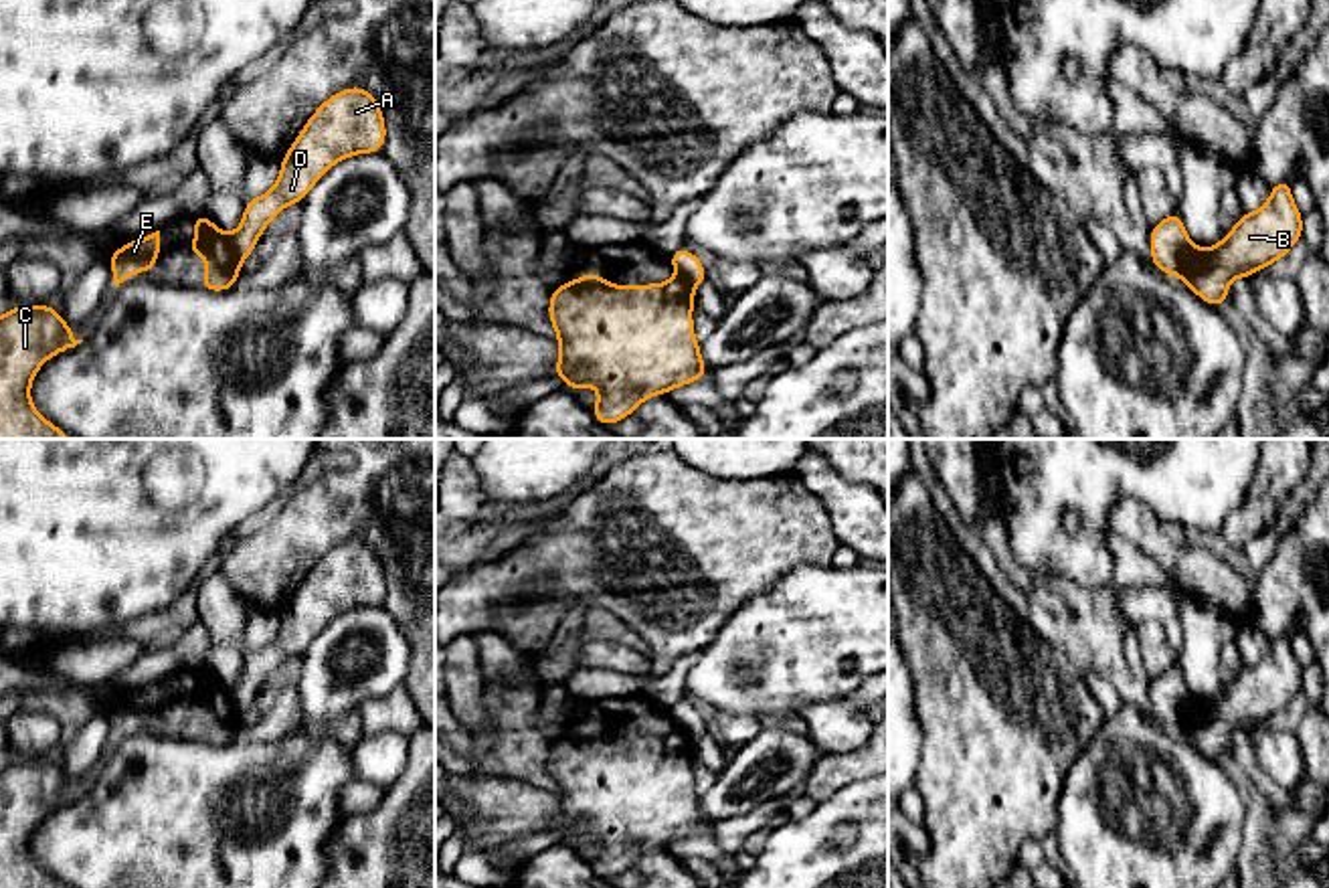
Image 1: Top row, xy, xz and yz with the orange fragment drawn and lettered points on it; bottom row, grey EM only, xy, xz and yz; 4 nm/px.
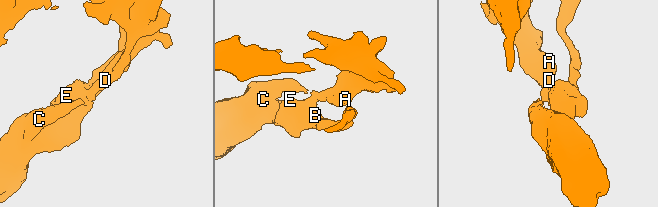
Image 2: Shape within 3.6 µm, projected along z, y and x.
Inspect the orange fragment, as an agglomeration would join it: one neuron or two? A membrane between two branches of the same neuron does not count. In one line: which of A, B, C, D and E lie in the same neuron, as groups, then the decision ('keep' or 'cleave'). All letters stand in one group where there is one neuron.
A D / B C E; cleave

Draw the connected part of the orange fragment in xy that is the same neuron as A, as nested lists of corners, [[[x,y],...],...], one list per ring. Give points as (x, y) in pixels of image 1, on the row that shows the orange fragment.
[[[346,87],[328,97],[281,158],[275,186],[247,200],[241,225],[229,235],[237,261],[243,263],[267,225],[285,206],[301,204],[334,164],[356,154],[380,152],[384,144],[384,115],[368,89]]]

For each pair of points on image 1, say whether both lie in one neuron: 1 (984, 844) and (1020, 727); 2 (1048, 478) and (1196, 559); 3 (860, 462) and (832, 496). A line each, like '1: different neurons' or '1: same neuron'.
1: same neuron
2: different neurons
3: different neurons

